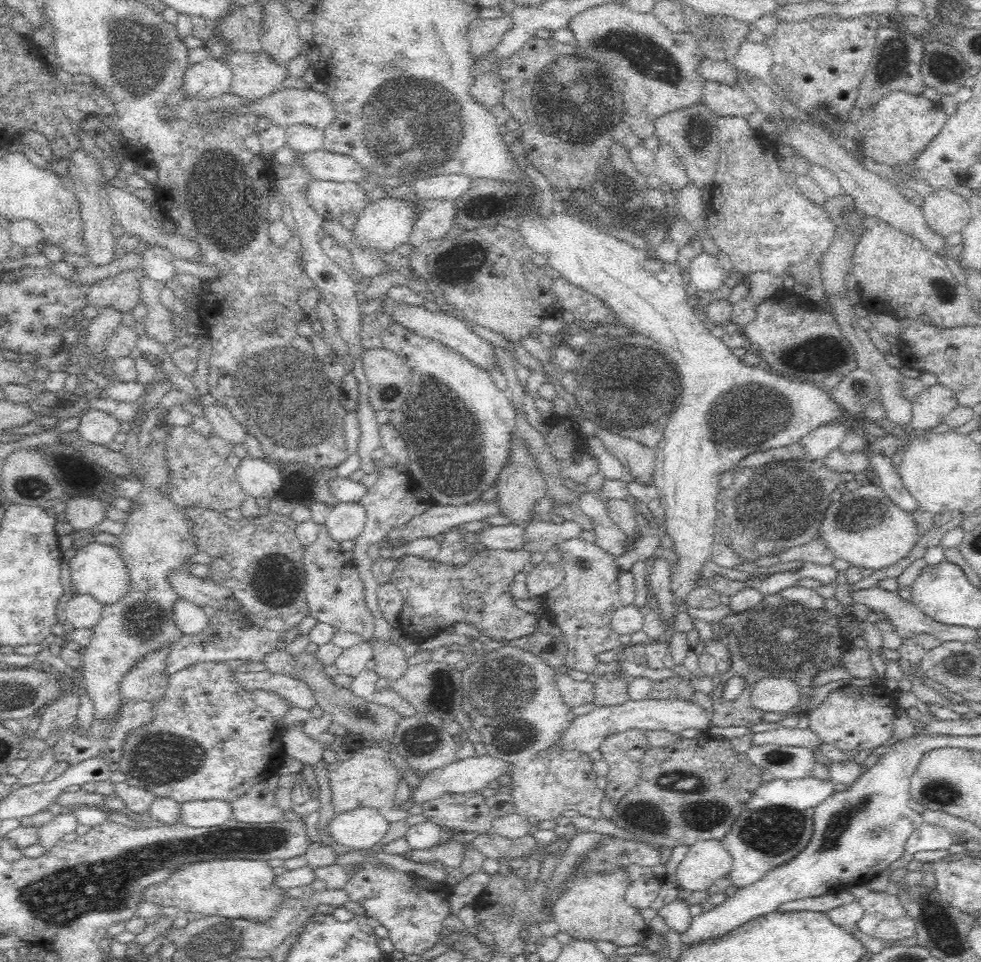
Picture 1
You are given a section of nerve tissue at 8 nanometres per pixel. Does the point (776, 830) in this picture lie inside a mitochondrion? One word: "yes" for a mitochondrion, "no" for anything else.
yes

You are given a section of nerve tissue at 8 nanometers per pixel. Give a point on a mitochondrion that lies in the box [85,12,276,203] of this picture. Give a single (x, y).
(136, 51)

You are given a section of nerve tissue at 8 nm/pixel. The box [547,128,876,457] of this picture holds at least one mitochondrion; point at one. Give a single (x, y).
(623, 384)

